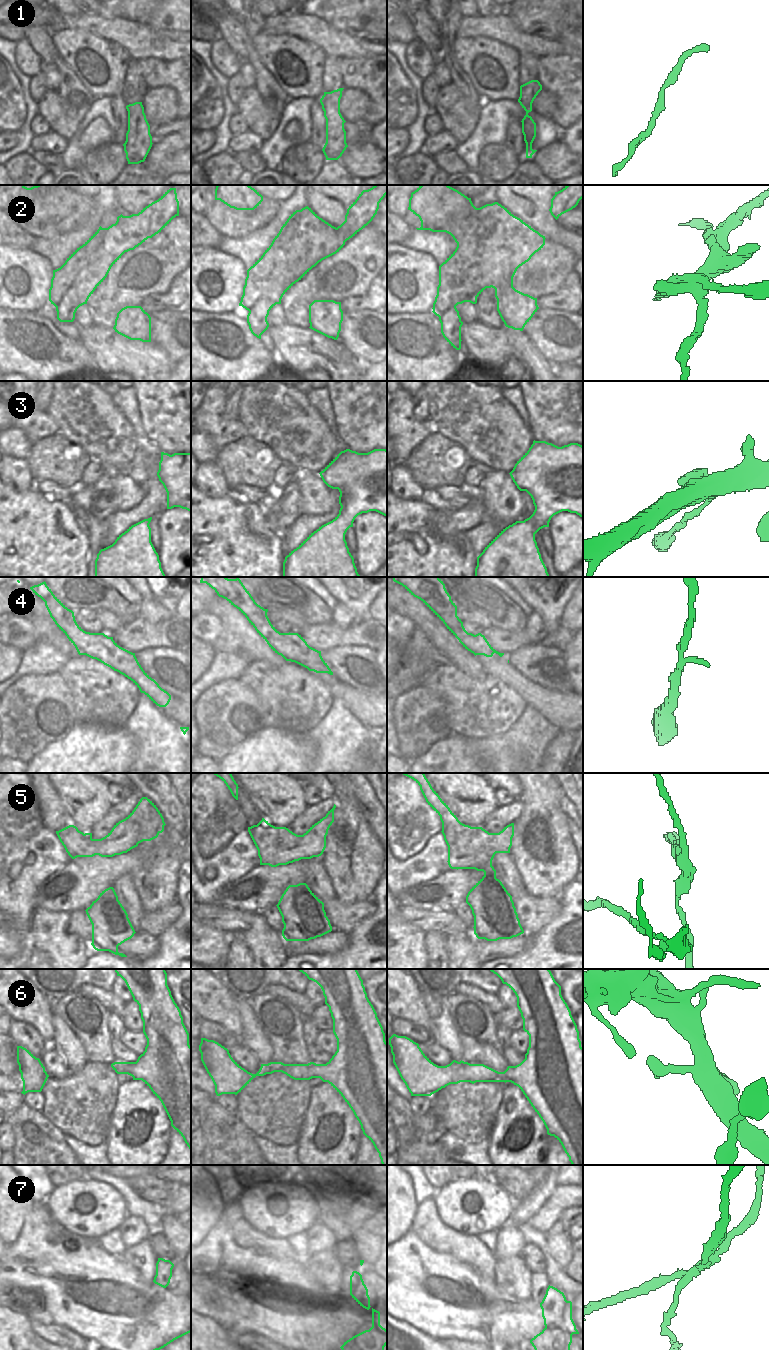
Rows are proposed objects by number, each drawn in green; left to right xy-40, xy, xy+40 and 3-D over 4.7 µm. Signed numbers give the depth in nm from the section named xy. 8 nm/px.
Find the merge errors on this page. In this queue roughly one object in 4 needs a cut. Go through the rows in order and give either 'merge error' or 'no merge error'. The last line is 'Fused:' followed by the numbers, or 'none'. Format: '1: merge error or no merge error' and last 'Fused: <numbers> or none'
1: no merge error
2: merge error
3: no merge error
4: no merge error
5: merge error
6: no merge error
7: merge error
Fused: 2, 5, 7

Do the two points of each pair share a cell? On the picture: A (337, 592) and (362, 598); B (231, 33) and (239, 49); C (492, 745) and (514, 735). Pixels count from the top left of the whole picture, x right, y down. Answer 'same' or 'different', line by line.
A: same
B: same
C: different

